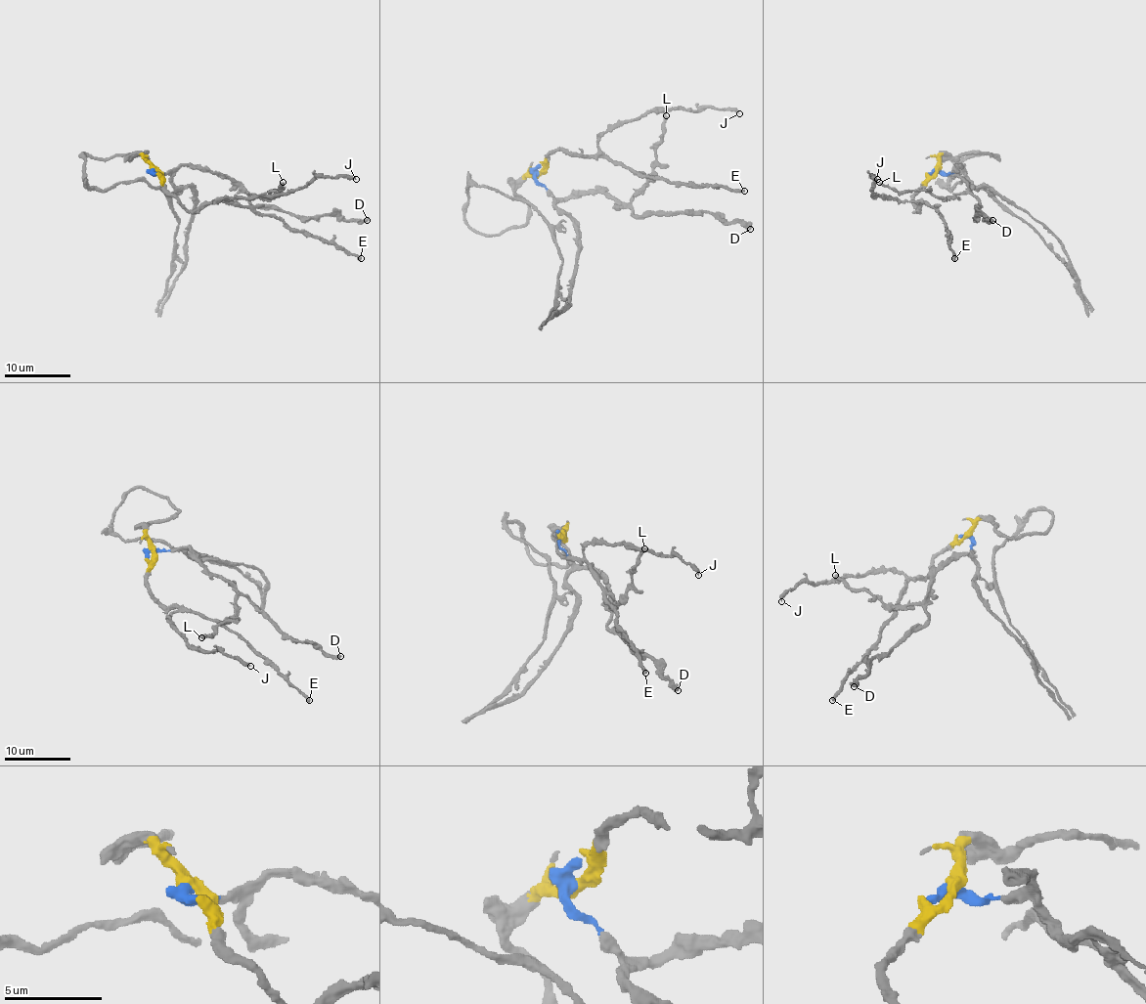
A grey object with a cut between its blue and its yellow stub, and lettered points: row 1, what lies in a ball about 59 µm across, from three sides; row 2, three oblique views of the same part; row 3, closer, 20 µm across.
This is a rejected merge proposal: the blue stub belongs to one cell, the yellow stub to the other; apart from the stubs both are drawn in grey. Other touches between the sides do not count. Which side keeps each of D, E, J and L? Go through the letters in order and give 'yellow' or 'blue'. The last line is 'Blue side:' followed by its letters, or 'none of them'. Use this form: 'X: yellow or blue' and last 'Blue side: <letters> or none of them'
D: blue
E: yellow
J: yellow
L: blue
Blue side: D, L

